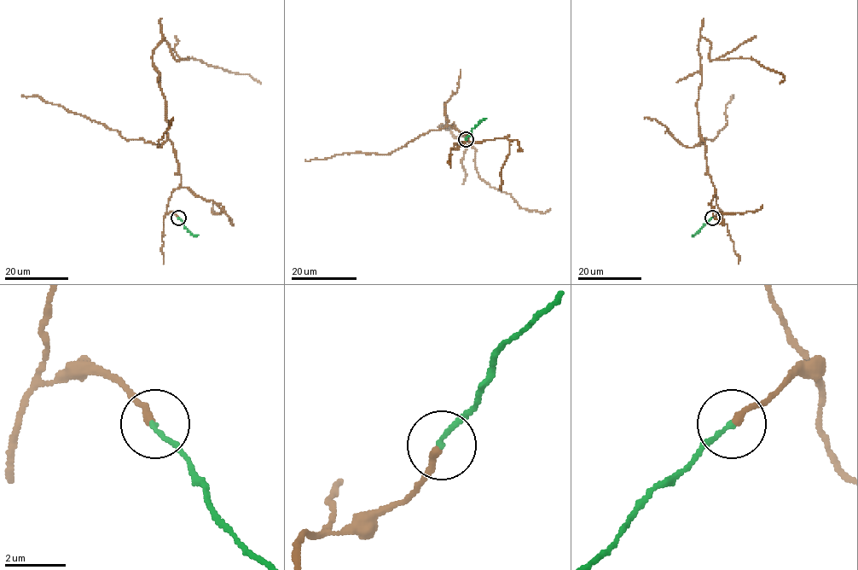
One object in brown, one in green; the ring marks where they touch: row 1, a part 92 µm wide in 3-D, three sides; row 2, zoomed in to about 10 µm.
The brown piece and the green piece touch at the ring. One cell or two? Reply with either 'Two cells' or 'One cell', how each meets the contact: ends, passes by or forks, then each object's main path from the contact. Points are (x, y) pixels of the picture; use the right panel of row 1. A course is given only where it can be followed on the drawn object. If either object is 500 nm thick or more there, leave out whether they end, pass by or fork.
One cell. At the ring brown ends. At the ring green ends. Course of brown: (712, 218), (721, 212), (699, 132), (698, 42), (710, 43), (710, 60), (750, 57), (781, 73), (780, 83). Course of green: (712, 218), (698, 232), (692, 235)

